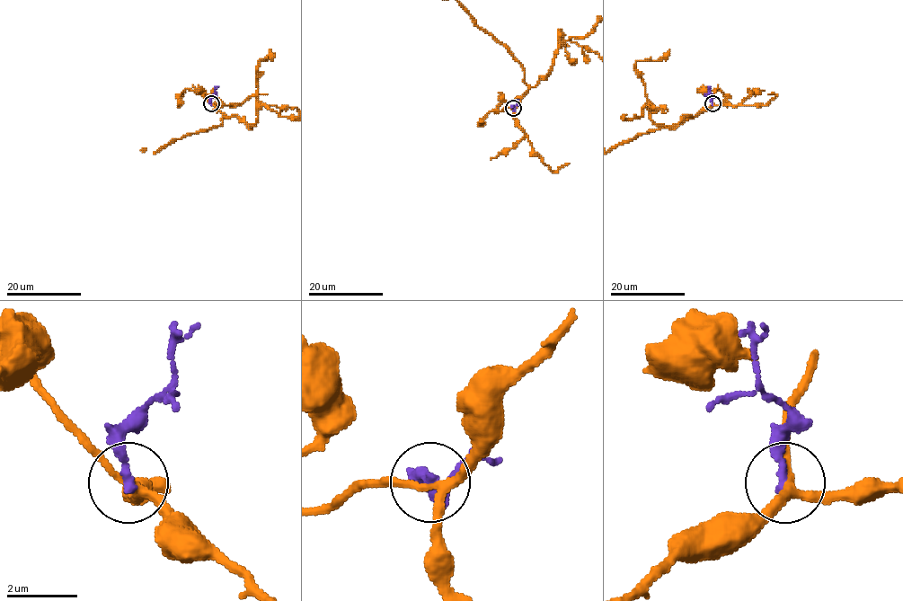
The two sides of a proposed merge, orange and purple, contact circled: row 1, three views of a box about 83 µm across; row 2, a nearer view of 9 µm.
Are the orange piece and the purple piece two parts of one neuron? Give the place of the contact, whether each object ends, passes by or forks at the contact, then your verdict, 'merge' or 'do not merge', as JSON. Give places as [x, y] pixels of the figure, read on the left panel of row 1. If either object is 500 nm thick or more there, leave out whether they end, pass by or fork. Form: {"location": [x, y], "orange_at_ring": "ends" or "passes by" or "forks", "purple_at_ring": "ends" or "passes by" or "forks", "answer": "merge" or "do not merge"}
{"location": [211, 103], "orange_at_ring": "forks", "purple_at_ring": "ends", "answer": "do not merge"}

